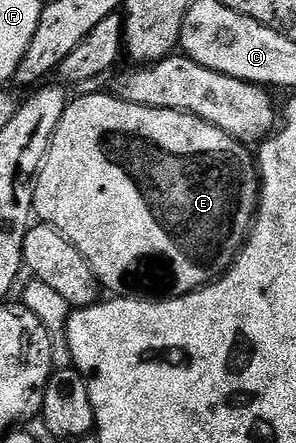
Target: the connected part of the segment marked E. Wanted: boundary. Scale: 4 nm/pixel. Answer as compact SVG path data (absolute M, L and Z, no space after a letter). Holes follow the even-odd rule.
M114 93L107 94L87 94L84 98L68 101L67 111L61 116L61 120L56 126L56 130L51 136L47 146L47 152L40 163L38 173L33 179L33 189L31 192L31 204L33 214L42 225L54 226L81 256L93 268L95 281L100 287L103 286L115 296L127 296L127 278L123 278L123 254L127 254L127 246L131 246L131 254L135 254L135 278L141 277L141 256L143 254L143 282L154 292L159 284L163 284L163 296L178 296L189 294L199 287L207 285L208 282L219 277L220 273L231 265L234 257L243 247L247 240L253 221L253 215L257 209L257 199L259 188L257 185L257 162L252 151L246 145L217 128L209 124L204 118L198 118L195 114L187 114L184 110L162 110L161 108L149 108L148 106L138 106L129 104L124 98L116 98ZM103 162L107 162L107 178L103 178ZM147 250L165 250L157 252L157 266L145 275L145 254Z

